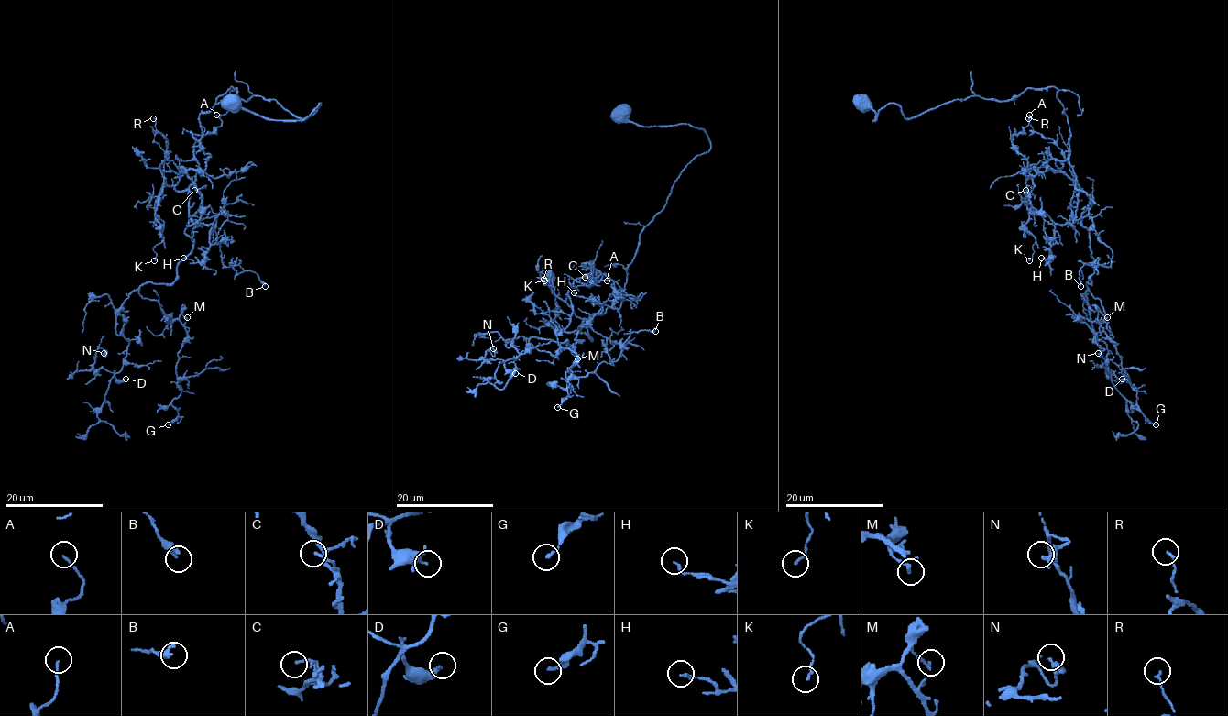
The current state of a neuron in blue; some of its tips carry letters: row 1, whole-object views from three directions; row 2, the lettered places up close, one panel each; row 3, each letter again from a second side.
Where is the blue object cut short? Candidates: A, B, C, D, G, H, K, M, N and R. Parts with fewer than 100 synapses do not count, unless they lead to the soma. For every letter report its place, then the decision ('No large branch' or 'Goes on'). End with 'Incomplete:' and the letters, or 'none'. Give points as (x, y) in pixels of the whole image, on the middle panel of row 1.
A: Place: (607, 280). No large branch
B: Place: (655, 331). No large branch
C: Place: (585, 277). No large branch
D: Place: (515, 373). No large branch
G: Place: (557, 407). No large branch
H: Place: (574, 292). No large branch
K: Place: (544, 280). No large branch
M: Place: (577, 358). No large branch
N: Place: (493, 348). No large branch
R: Place: (543, 279). No large branch
Incomplete: none

